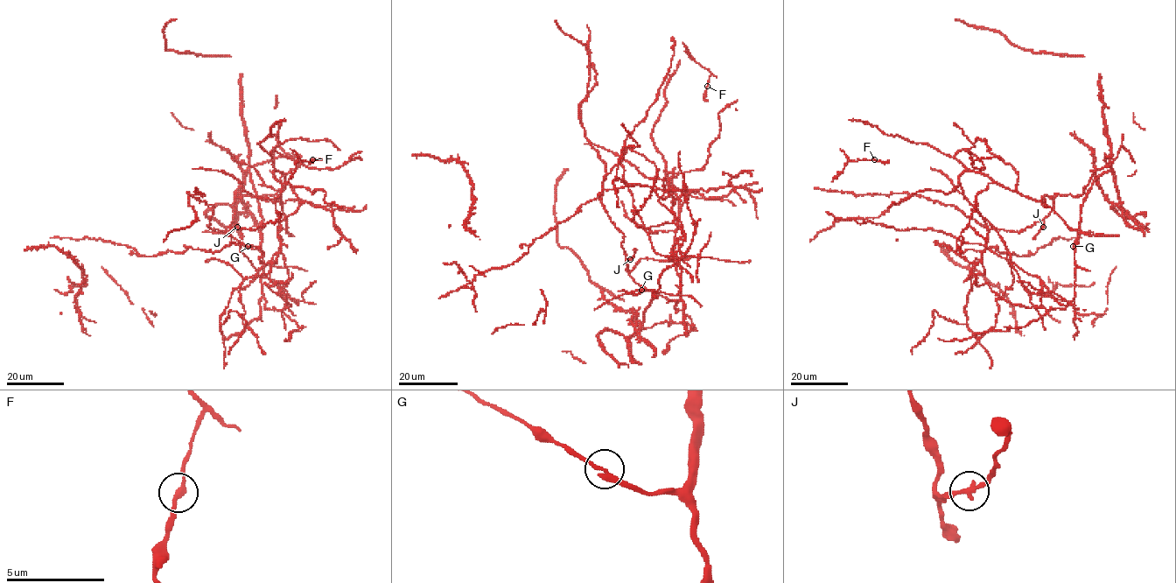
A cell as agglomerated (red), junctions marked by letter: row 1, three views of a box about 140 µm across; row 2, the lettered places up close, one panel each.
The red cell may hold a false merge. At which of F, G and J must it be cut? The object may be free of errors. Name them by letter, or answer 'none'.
G

